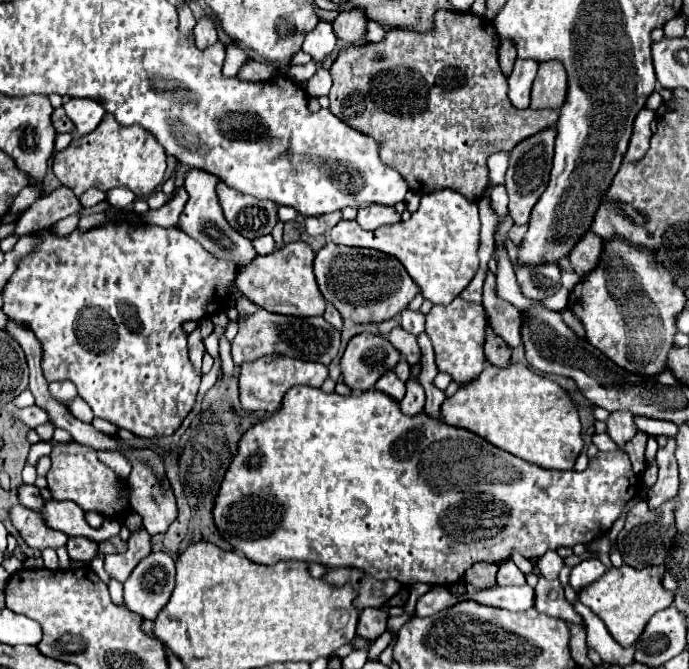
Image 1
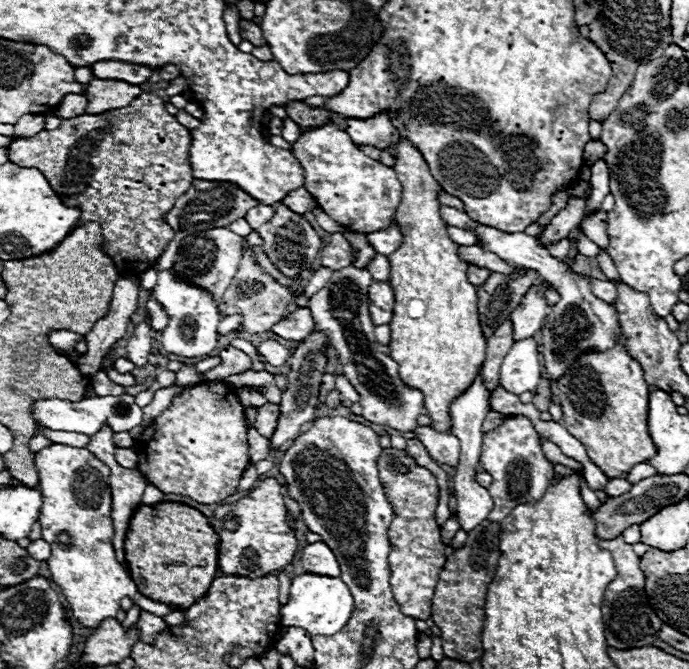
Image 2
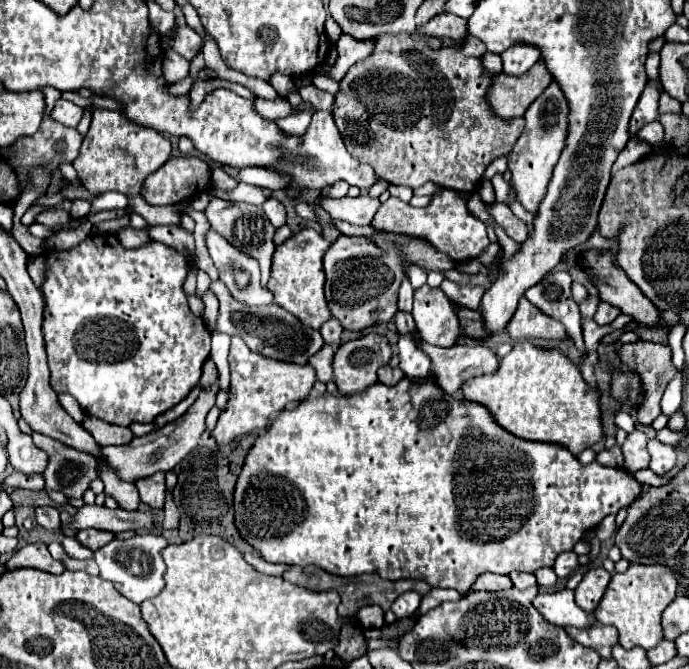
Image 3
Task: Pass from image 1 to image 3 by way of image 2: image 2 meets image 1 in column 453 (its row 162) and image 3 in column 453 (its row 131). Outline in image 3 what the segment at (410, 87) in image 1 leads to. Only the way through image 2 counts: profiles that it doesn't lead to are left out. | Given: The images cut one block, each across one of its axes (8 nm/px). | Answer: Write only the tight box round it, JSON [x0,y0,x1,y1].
[334,32,524,192]

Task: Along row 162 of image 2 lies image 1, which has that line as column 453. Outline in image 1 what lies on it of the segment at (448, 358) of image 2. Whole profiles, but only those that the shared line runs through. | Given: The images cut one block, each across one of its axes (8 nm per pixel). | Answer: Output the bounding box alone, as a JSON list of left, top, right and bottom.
[442,364,582,470]

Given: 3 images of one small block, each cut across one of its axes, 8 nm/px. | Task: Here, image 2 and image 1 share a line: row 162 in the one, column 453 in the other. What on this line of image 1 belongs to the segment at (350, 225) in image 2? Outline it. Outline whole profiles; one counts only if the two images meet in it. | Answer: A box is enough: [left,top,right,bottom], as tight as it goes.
[426,298,486,386]

